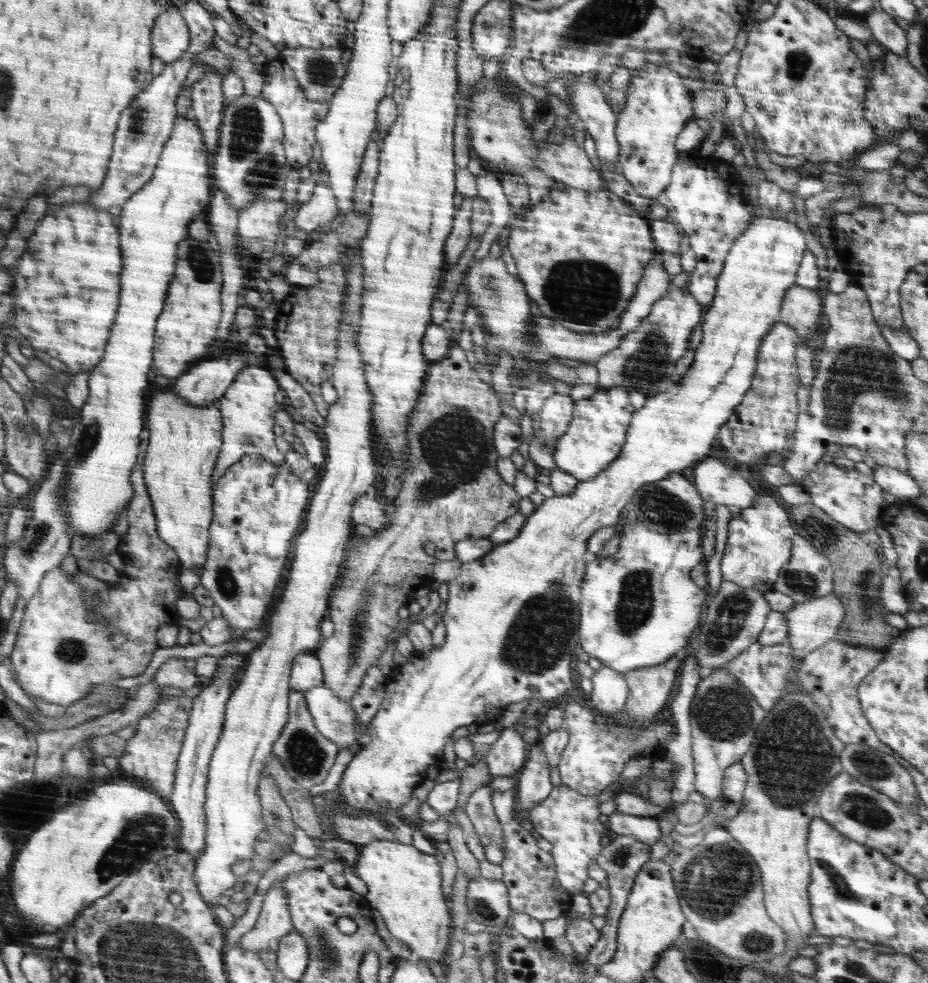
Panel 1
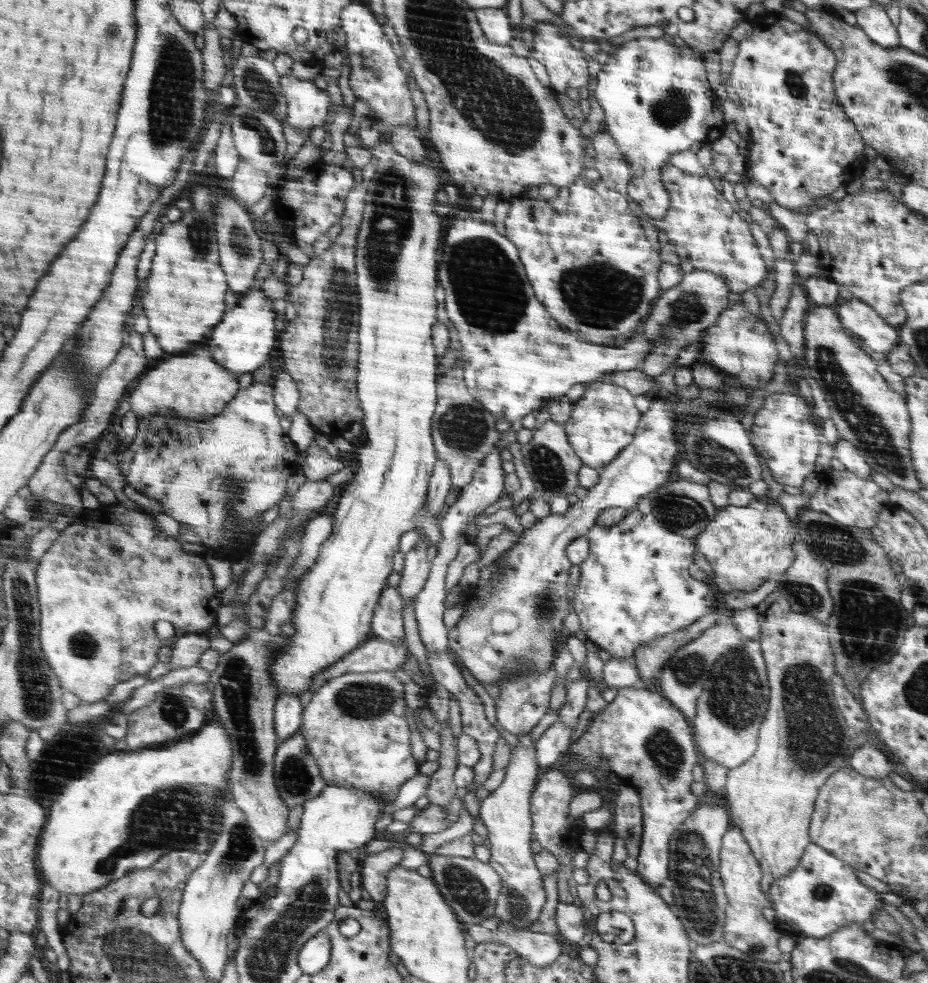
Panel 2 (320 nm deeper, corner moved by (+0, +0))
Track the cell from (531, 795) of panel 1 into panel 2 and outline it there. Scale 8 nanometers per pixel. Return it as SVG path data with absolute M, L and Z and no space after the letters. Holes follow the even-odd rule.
M555 721L535 742L537 761L541 770L554 765L568 752L575 726Z

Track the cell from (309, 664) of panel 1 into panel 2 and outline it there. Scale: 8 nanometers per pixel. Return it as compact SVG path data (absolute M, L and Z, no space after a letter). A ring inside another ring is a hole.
M289 692L278 695L273 712L277 746L301 728L303 705L304 701L300 696Z

